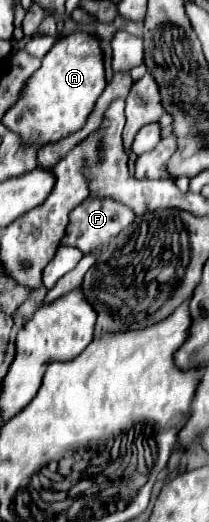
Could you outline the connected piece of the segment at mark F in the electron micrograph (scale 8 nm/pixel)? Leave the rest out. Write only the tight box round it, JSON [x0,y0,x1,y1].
[60,197,134,253]

